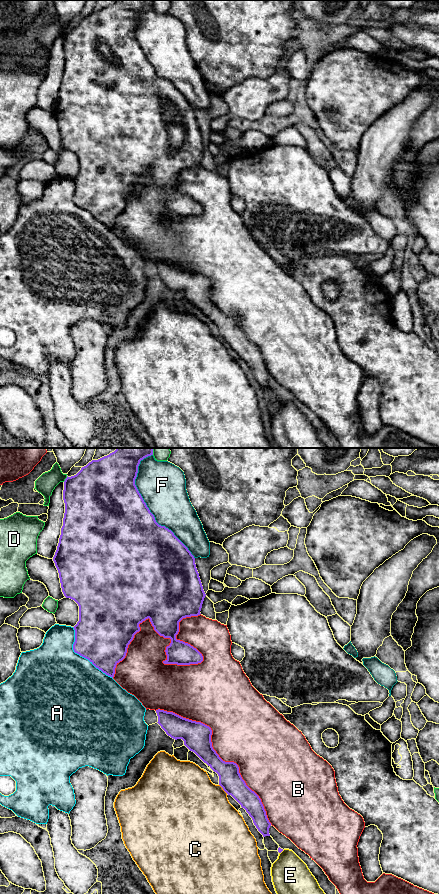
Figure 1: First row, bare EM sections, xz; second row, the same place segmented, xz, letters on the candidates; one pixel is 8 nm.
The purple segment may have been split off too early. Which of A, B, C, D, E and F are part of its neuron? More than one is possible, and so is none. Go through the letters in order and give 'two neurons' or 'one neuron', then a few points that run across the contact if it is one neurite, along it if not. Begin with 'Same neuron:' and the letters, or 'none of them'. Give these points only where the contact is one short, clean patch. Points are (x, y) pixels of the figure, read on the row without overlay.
Same neuron: none of them
A: two neurons
B: two neurons
C: two neurons
D: two neurons
E: two neurons
F: two neurons

